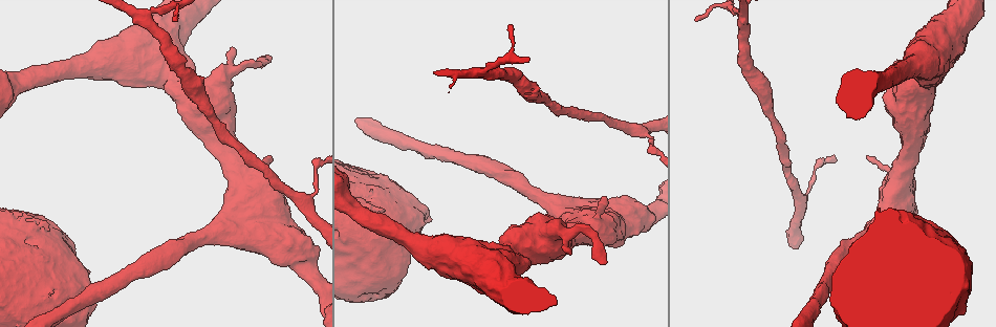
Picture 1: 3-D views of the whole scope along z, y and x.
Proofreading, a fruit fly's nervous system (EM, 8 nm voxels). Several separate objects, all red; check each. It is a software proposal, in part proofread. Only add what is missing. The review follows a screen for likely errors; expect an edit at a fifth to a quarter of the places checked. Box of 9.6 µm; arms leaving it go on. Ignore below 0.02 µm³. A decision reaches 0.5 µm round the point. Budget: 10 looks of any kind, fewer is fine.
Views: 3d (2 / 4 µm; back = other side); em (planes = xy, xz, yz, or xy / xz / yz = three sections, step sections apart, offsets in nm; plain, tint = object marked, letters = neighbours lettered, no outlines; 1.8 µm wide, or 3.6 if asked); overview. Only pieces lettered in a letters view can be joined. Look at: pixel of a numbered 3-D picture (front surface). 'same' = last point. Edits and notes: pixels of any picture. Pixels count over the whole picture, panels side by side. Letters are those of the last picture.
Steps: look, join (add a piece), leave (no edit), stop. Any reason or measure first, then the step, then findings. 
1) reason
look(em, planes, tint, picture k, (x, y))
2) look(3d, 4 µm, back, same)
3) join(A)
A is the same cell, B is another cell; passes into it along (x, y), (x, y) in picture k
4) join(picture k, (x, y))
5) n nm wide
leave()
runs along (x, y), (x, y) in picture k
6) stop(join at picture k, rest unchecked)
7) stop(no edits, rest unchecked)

thick end
look(em, 3.6 µm, xz, step 4, letters, picture 1, (93, 308))

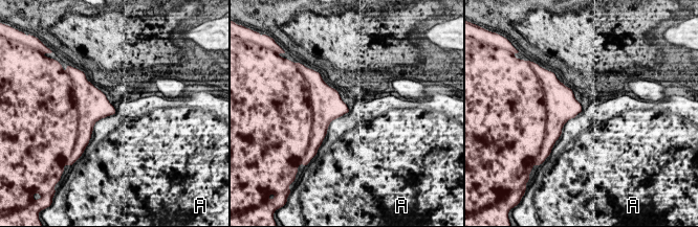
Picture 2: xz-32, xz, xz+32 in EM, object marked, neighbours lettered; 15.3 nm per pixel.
look(em, 3.6 µm, planes, letters, same)

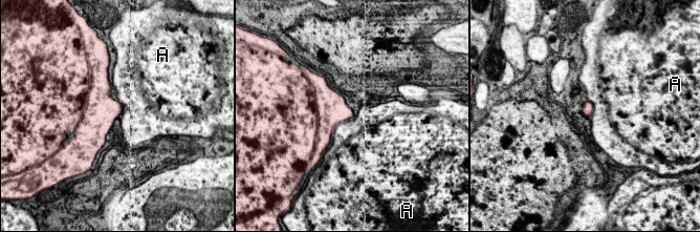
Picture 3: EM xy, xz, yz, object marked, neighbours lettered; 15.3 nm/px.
leave()
A is another cell; border along (347, 120), (340, 123), (332, 133) in picture 3; no lettered piece goes on from it

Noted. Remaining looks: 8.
thick turns thin
look(em, 3.6 µm, xz, step 8, tint, picture 1, (550, 201))

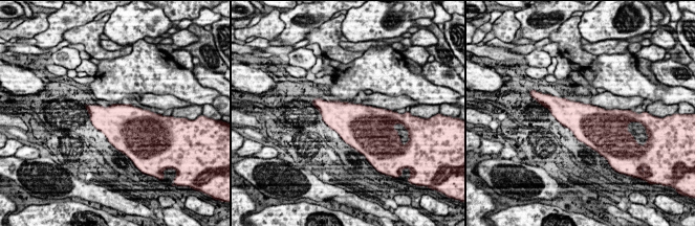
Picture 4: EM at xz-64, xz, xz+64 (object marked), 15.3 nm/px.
another direction
look(em, 3.6 µm, planes, letters, same)

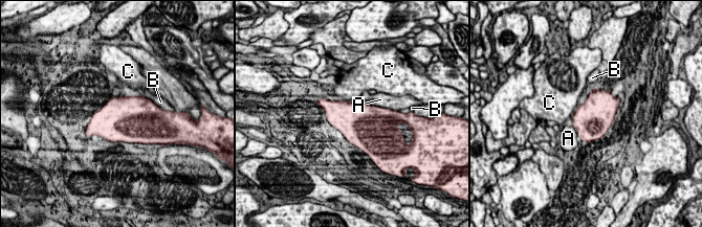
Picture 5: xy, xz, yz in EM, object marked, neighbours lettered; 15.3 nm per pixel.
leave()
A, B and C are other cells; border along (365, 104), (387, 109) in picture 5; no lettered piece goes on from it

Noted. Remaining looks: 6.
branch stops here
look(3d, 2 µm, picture 1, (268, 57))

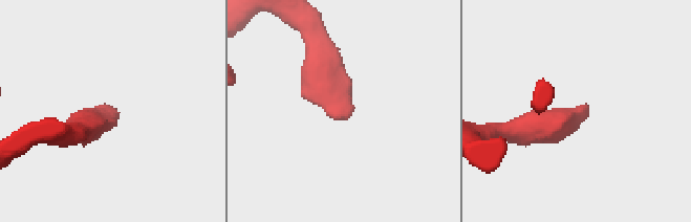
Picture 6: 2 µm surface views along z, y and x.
look(em, planes, letters, picture 6, (585, 108))

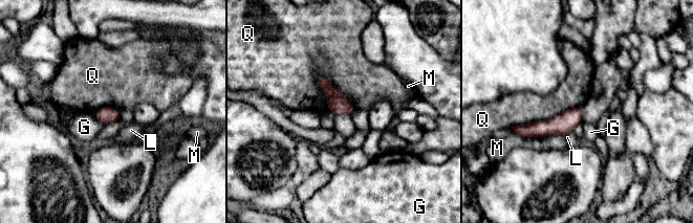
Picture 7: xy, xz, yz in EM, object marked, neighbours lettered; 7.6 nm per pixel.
leave()
G, L, M and Q are other cells; runs along (579, 112), (553, 127), (519, 130) in picture 7; no lettered piece goes on from it

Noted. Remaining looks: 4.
free end
look(em, xz, step 4, letters, picture 1, (696, 20))

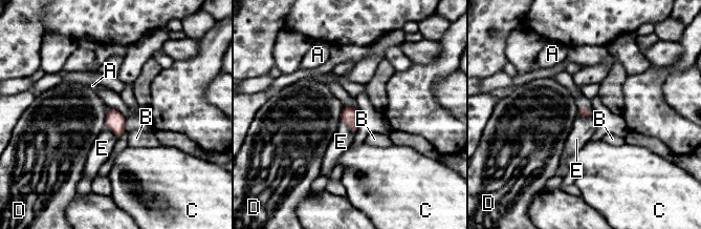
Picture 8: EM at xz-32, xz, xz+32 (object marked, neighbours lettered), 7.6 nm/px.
look(em, planes, letters, same)

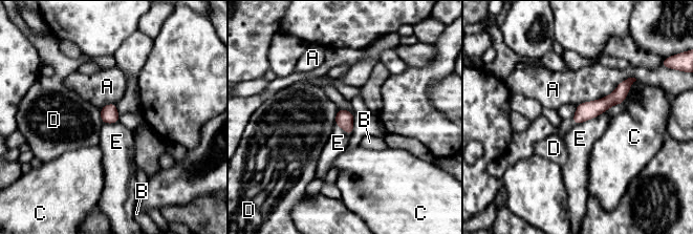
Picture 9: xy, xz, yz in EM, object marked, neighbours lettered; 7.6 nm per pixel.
leave()
A, B, C, D and E are other cells; runs along (630, 81), (611, 100), (576, 120) in picture 9; none of them fits

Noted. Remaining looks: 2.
stop(no edits, rest unchecked)

